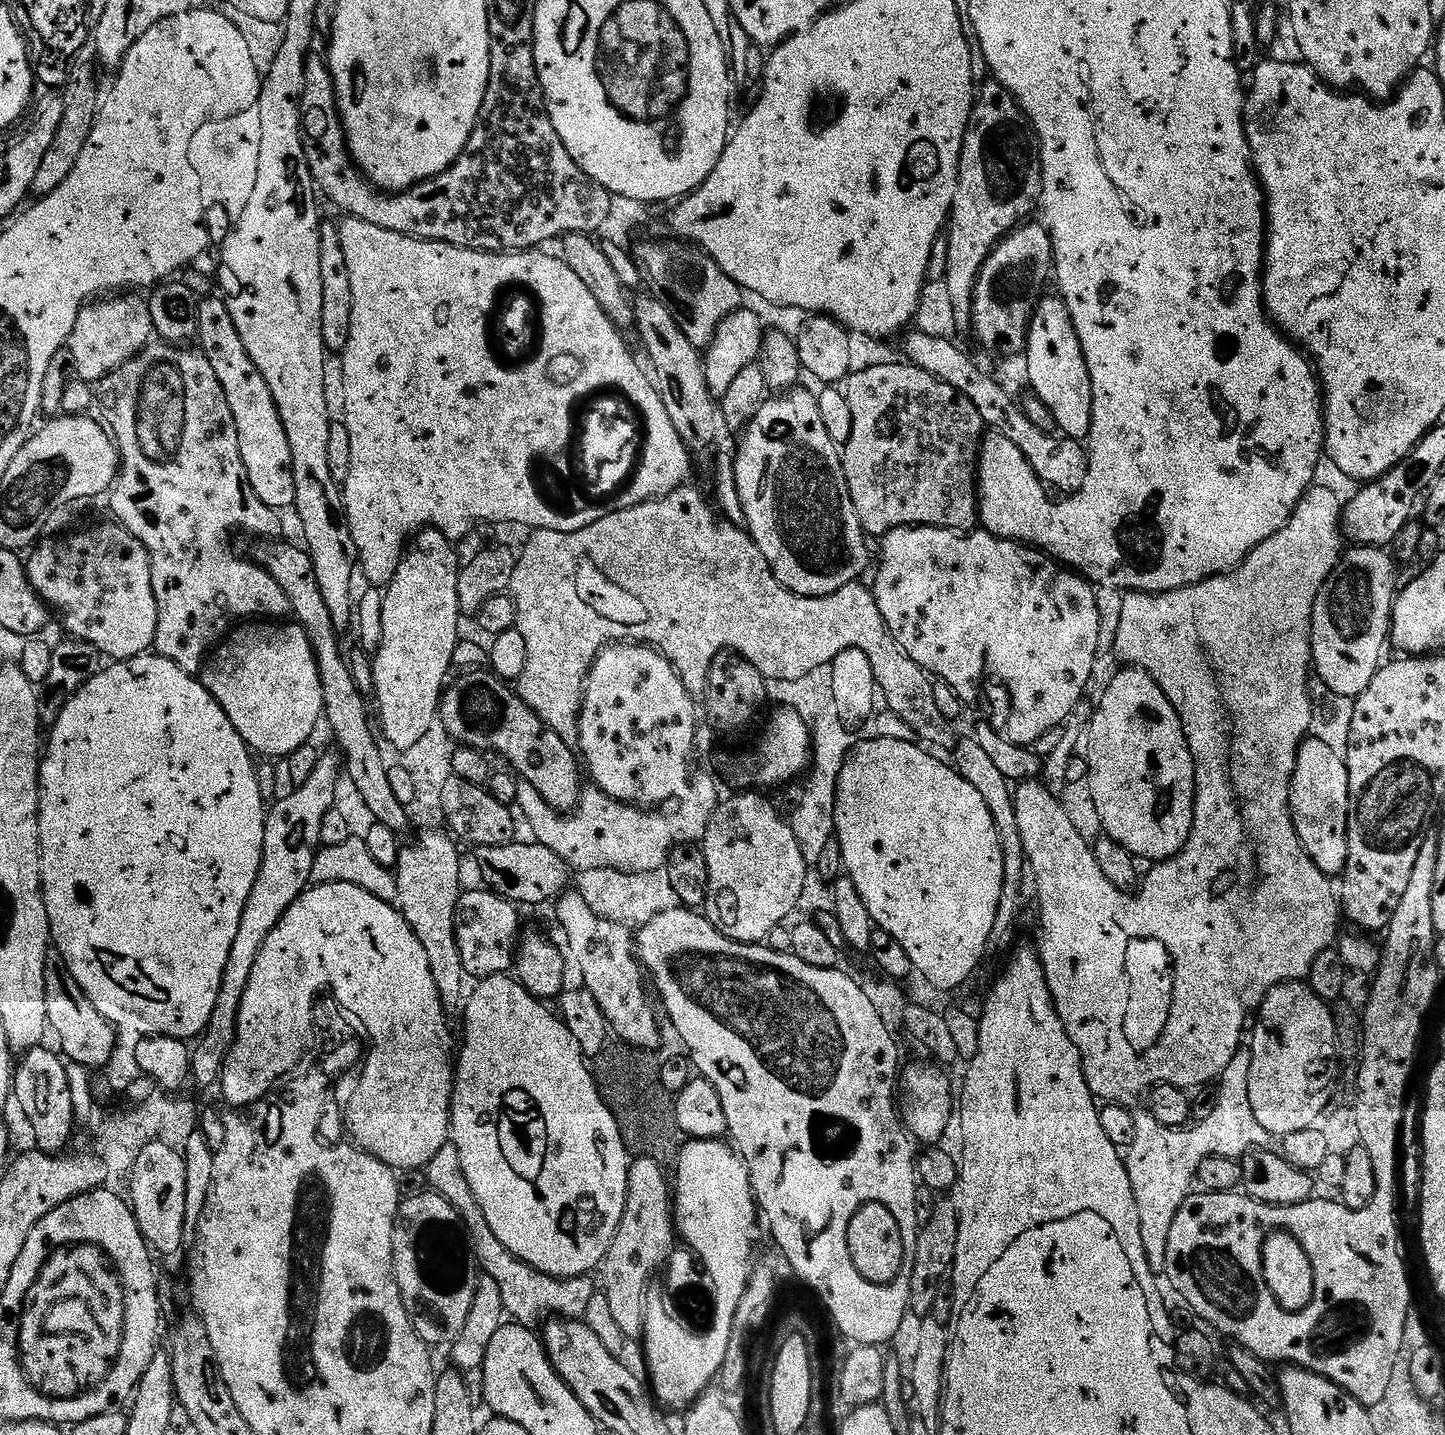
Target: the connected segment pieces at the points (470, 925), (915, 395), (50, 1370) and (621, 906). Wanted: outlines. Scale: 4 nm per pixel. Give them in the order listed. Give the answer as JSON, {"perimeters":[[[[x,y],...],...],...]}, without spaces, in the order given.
{"perimeters":[[[[491,890],[461,893],[455,912],[455,940],[466,972],[477,980],[507,973],[513,965],[519,945],[519,909]]],[[[907,362],[900,364],[876,364],[873,368],[864,368],[861,372],[853,371],[846,380],[846,395],[850,402],[850,414],[854,414],[854,428],[850,430],[850,438],[842,445],[844,461],[844,477],[850,498],[854,502],[854,510],[858,514],[858,522],[864,527],[869,537],[882,538],[896,528],[946,528],[949,532],[967,534],[978,524],[978,465],[980,462],[980,446],[986,435],[986,425],[982,414],[957,388],[942,382],[938,377],[930,375],[926,370],[915,368]]],[[[96,1240],[48,1244],[44,1264],[36,1268],[36,1276],[20,1300],[20,1324],[16,1324],[16,1368],[20,1368],[30,1392],[36,1392],[40,1400],[52,1400],[52,1404],[72,1404],[72,1400],[100,1392],[112,1380],[112,1372],[120,1368],[124,1340],[128,1340],[128,1280],[124,1280],[120,1260]]],[[[609,868],[581,872],[574,880],[575,891],[580,893],[586,906],[604,920],[625,926],[643,926],[660,914],[666,914],[678,907],[680,900],[670,884],[666,870],[646,874],[626,874]]]]}

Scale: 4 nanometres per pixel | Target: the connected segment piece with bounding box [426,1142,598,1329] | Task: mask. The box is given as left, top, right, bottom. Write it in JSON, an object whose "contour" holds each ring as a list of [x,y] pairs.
{"contour":[[[449,1142],[430,1158],[426,1169],[428,1187],[437,1192],[460,1215],[460,1222],[464,1225],[464,1231],[468,1237],[471,1255],[476,1256],[479,1271],[485,1276],[494,1278],[498,1285],[498,1291],[502,1294],[502,1306],[505,1313],[515,1323],[524,1325],[525,1328],[535,1329],[543,1325],[549,1318],[581,1319],[586,1307],[597,1292],[593,1277],[576,1276],[574,1279],[557,1280],[555,1276],[548,1276],[531,1268],[526,1262],[522,1262],[490,1230],[490,1222],[486,1222],[486,1214],[482,1214],[482,1206],[478,1206],[478,1198],[474,1198],[474,1190],[470,1190],[470,1182],[466,1182],[466,1174],[462,1174],[462,1157],[458,1154],[456,1145]]]}

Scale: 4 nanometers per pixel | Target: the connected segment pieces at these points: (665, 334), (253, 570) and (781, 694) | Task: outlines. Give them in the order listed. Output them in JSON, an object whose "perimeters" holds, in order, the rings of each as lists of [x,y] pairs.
{"perimeters":[[[[651,294],[642,295],[635,297],[632,309],[636,319],[634,332],[640,335],[640,340],[648,351],[648,360],[652,363],[651,371],[654,373],[656,388],[660,391],[662,406],[666,406],[666,414],[670,414],[670,422],[674,422],[674,430],[678,430],[689,453],[708,452],[712,448],[711,440],[716,436],[718,404],[708,389],[704,356],[701,349],[695,348],[690,338],[682,334],[682,326],[678,326],[676,315],[662,301]]],[[[153,342],[144,351],[126,362],[118,370],[114,370],[98,384],[98,404],[104,407],[103,423],[120,450],[120,475],[110,489],[112,496],[112,512],[117,521],[127,532],[134,534],[142,546],[146,546],[152,557],[152,585],[154,598],[158,606],[158,626],[156,627],[155,651],[159,655],[170,658],[182,670],[196,674],[203,669],[206,657],[239,625],[241,622],[252,622],[257,618],[284,618],[291,613],[292,604],[286,598],[282,586],[274,582],[269,572],[263,571],[259,564],[251,559],[243,560],[232,553],[228,539],[232,532],[249,532],[252,538],[276,538],[281,534],[277,509],[266,506],[258,494],[254,494],[254,486],[250,486],[246,466],[242,462],[242,450],[238,446],[238,430],[234,426],[234,414],[230,414],[230,402],[226,402],[226,394],[222,390],[222,382],[214,374],[214,366],[204,357],[203,352],[188,346],[173,346],[163,342]]],[[[822,664],[818,670],[803,679],[788,680],[767,680],[766,692],[769,703],[777,707],[794,709],[812,726],[813,739],[812,747],[812,769],[806,779],[806,786],[799,791],[794,806],[802,806],[806,802],[830,802],[836,798],[837,782],[841,776],[841,770],[848,755],[855,747],[856,740],[853,733],[845,727],[838,713],[838,704],[834,699],[833,668],[831,664]]]]}

